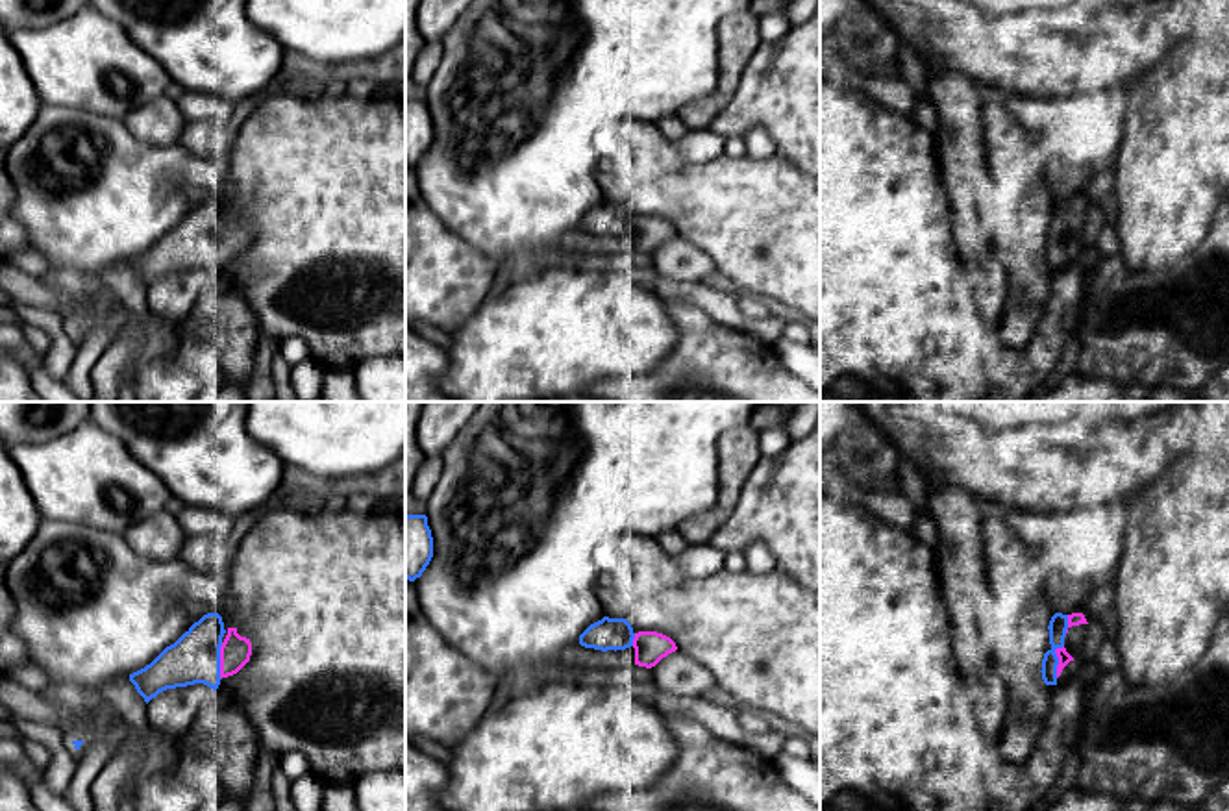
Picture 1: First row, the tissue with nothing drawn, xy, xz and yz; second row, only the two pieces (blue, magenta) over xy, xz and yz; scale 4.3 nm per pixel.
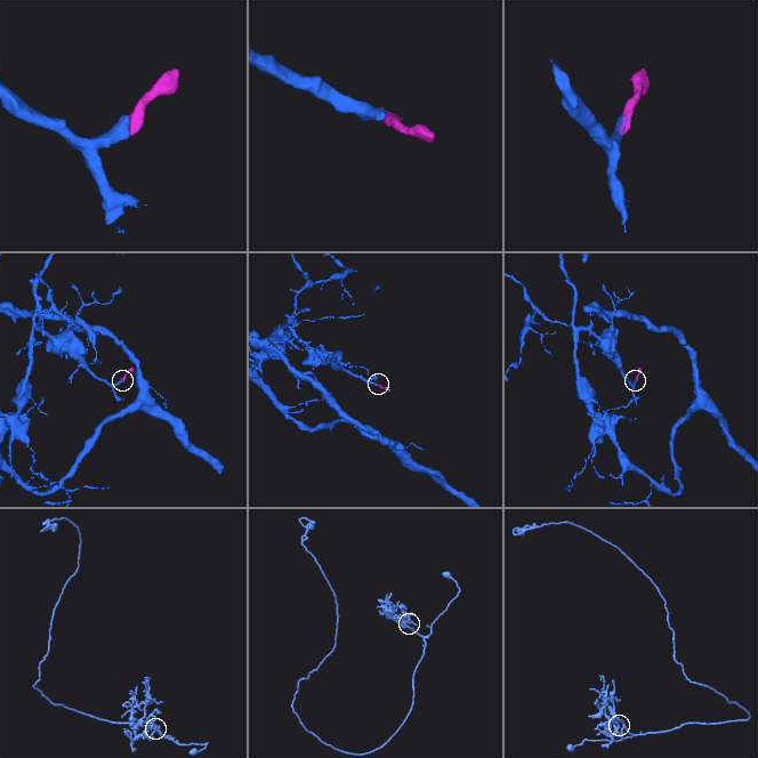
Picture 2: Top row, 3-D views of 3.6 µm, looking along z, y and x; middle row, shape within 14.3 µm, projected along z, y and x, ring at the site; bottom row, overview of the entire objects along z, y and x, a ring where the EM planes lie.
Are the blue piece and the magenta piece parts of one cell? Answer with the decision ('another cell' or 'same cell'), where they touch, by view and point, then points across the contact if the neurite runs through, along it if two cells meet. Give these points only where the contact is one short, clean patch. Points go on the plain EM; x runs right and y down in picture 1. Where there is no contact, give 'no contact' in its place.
same cell; contact xy (219, 247)

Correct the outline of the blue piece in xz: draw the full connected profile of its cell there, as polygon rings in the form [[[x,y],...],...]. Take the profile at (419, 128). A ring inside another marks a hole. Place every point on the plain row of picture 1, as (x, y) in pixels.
[[[426,100],[405,102],[405,163],[415,167],[433,143],[433,122]]]

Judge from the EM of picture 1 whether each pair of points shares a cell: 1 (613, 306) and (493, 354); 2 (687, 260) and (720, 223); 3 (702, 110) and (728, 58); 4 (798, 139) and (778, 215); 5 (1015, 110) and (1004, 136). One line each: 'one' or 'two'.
1: one
2: two
3: one
4: two
5: two

